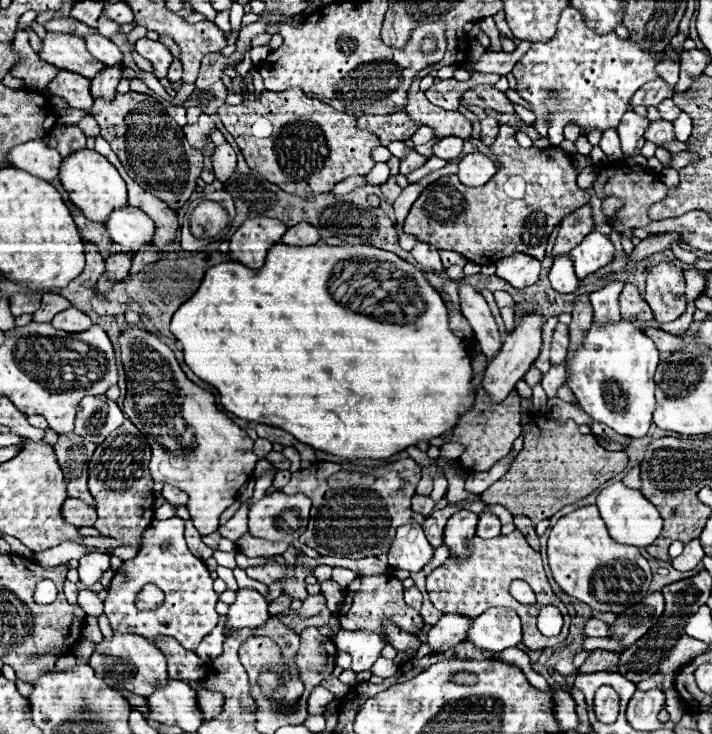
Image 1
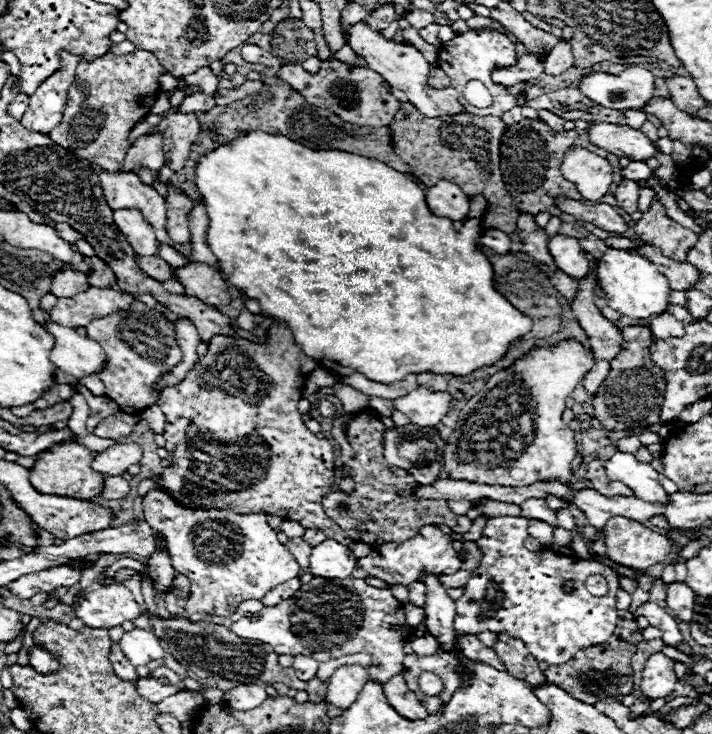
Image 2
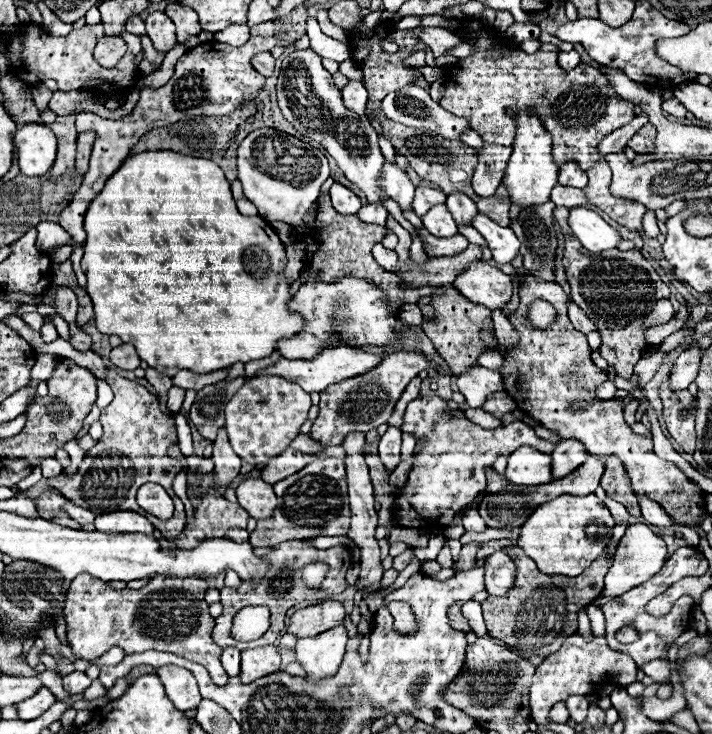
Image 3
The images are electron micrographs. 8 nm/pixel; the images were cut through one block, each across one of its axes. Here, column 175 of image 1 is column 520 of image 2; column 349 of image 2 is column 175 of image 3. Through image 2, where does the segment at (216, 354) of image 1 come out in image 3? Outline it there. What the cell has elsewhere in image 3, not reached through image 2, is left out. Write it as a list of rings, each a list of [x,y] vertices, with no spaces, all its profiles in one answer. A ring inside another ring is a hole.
[[[150,150],[150,152],[128,156],[122,162],[122,166],[114,172],[114,176],[106,180],[102,192],[98,192],[98,196],[90,202],[84,214],[84,230],[86,230],[86,244],[84,244],[82,268],[88,278],[86,292],[94,302],[98,330],[108,336],[112,334],[120,336],[122,342],[126,344],[134,344],[138,350],[138,356],[144,362],[148,362],[150,368],[156,368],[164,376],[174,376],[180,370],[194,370],[198,374],[208,374],[210,370],[230,368],[236,362],[246,364],[250,360],[266,358],[276,350],[278,338],[290,338],[290,334],[304,328],[302,316],[288,310],[290,286],[282,274],[286,252],[282,248],[282,242],[278,240],[278,234],[264,218],[260,216],[248,218],[236,210],[230,194],[230,184],[224,178],[222,168],[206,158],[174,154],[170,150]]]

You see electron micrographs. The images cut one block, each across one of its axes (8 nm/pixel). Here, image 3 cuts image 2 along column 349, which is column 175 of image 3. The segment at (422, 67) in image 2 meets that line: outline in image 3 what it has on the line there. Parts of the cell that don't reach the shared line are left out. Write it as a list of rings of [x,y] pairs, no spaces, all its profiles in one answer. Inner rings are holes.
[[[150,12],[146,16],[144,24],[146,24],[146,34],[152,38],[154,46],[158,46],[158,50],[168,52],[174,48],[174,44],[178,44],[176,28],[164,12]]]

